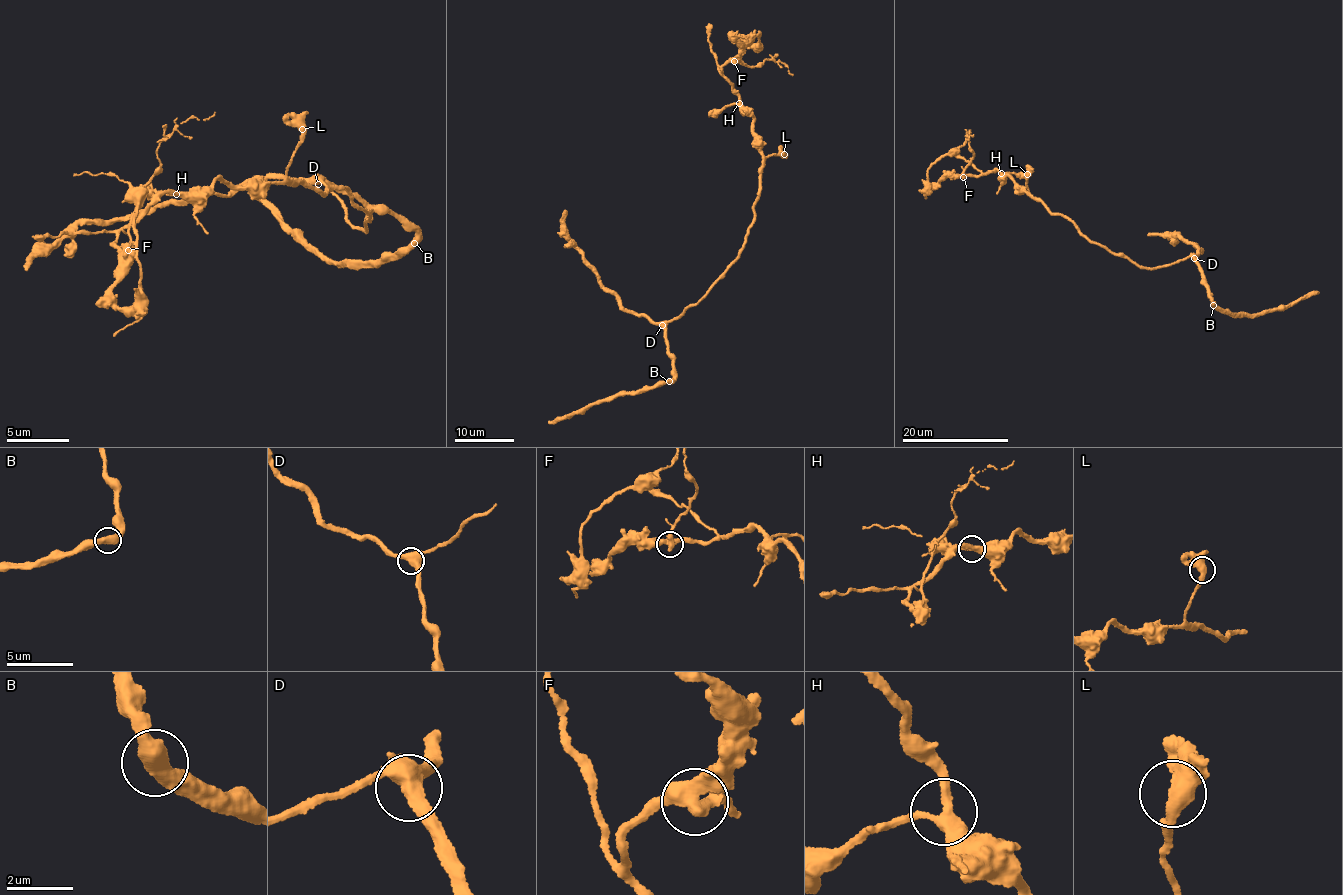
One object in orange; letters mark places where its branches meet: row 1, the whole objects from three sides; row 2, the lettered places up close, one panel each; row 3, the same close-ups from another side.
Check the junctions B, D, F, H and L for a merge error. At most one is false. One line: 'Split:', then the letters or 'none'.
Split: F

